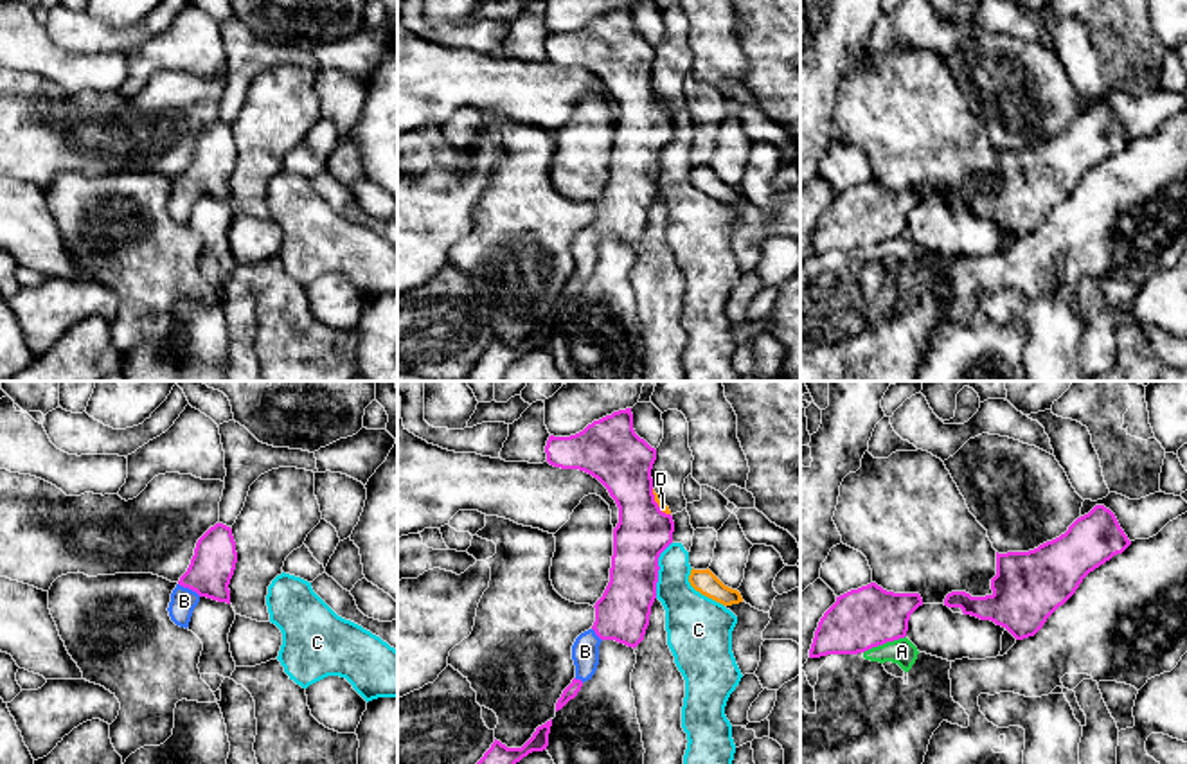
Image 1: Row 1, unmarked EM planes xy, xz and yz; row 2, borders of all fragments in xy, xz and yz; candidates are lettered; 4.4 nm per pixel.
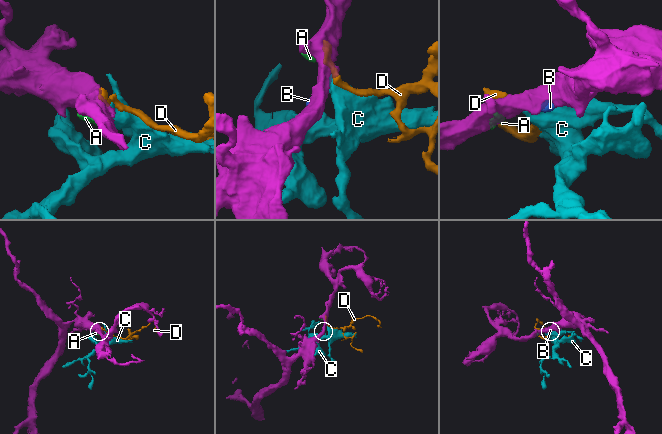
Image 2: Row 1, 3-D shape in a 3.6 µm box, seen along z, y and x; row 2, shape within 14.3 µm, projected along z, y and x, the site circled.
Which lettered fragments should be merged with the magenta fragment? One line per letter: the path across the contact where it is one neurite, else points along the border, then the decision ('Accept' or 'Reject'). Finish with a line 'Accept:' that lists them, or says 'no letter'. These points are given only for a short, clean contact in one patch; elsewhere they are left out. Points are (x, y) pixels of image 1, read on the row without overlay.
A: Boundary: yz (905, 232), (873, 243), (864, 250). Reject
B: Path across: xy (213, 162), (189, 186), (184, 198). Accept
C: Boundary: xz (671, 139), (659, 155), (655, 195). Reject
D: Boundary: xz (651, 87), (657, 103), (669, 112). Reject
Accept: B

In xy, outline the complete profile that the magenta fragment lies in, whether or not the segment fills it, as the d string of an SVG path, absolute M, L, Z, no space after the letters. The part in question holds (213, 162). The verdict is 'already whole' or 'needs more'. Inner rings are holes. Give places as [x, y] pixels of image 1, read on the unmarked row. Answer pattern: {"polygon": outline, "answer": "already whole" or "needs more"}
{"polygon": "M216 120L196 140L187 169L171 191L169 214L180 225L189 225L201 194L230 201L230 176L237 160L232 126Z", "answer": "needs more"}

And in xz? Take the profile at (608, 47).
{"polygon": "M631 5L594 18L576 32L550 32L545 50L547 59L554 65L579 67L597 76L619 104L619 120L613 126L610 180L594 203L594 223L581 230L572 243L576 275L558 297L558 309L574 297L583 280L595 271L602 237L615 237L633 246L644 237L651 203L656 196L658 155L673 140L674 119L673 113L662 110L655 99L651 67L656 58L656 47L635 31Z", "answer": "needs more"}

